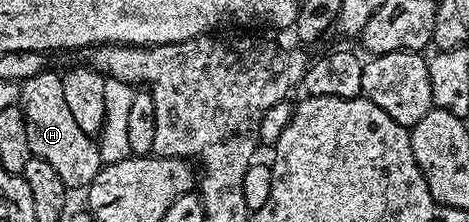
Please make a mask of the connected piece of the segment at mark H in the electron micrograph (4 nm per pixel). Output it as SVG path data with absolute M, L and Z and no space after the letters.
M44 70L33 78L22 81L19 89L19 104L23 109L23 116L27 120L29 134L29 150L32 156L41 158L57 170L61 182L65 182L68 190L86 190L97 178L104 162L99 153L96 137L85 134L65 102L62 75L57 71Z

